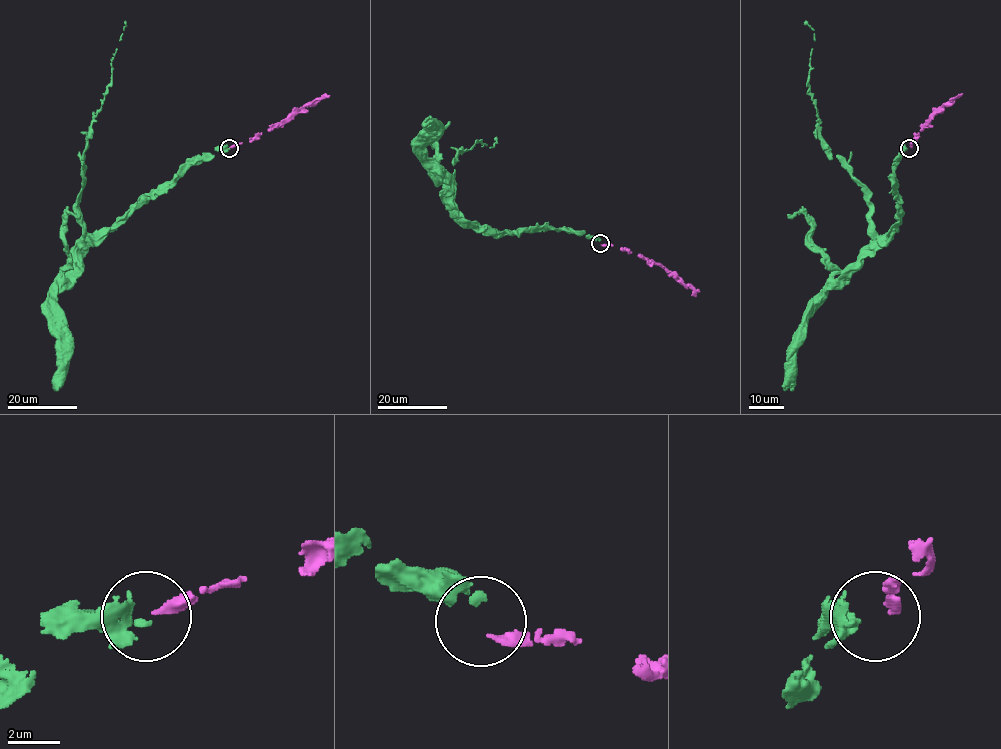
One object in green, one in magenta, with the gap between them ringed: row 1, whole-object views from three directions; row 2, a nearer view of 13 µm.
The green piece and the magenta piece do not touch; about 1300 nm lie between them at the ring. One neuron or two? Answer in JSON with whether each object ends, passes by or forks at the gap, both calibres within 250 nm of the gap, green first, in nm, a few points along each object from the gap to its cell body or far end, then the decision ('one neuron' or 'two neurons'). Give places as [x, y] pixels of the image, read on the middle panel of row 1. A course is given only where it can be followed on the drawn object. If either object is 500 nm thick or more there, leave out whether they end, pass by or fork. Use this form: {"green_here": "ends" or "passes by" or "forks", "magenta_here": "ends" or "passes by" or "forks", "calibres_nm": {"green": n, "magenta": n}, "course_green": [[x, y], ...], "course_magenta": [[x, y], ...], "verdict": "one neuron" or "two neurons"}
{"green_here": "ends", "magenta_here": "ends", "calibres_nm": {"green": 280, "magenta": 240}, "course_green": [[599, 241], [564, 230], [472, 229], [458, 216], [451, 189], [426, 157], [426, 138], [435, 127], [430, 124]], "course_magenta": [[601, 244], [612, 244], [660, 263], [677, 280], [687, 284], [695, 296]], "verdict": "one neuron"}

